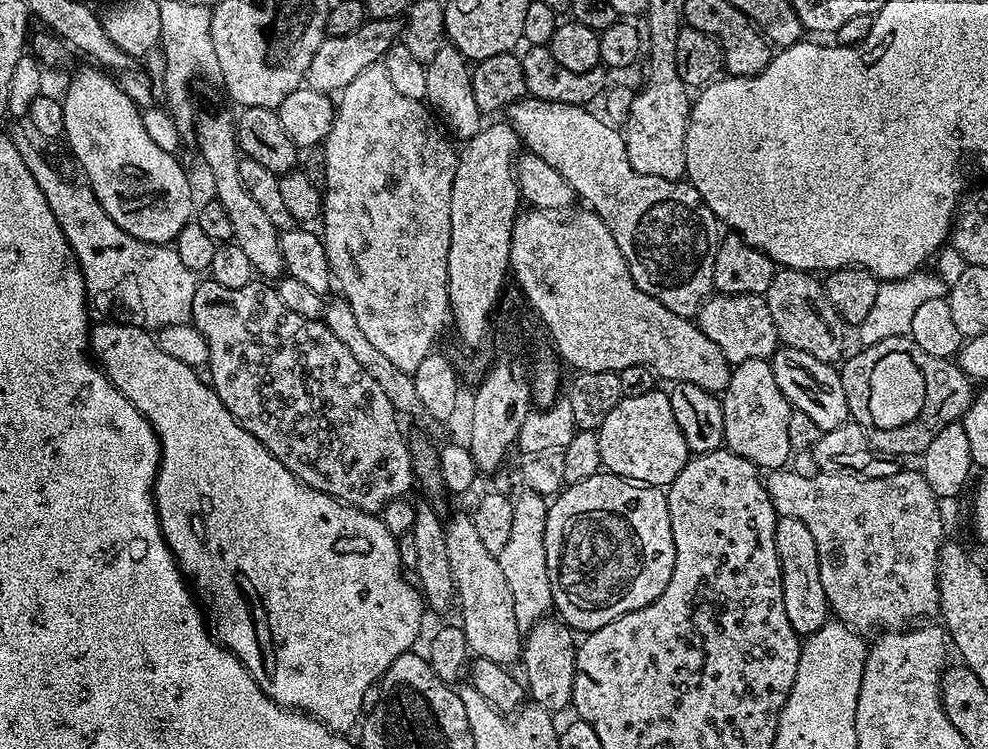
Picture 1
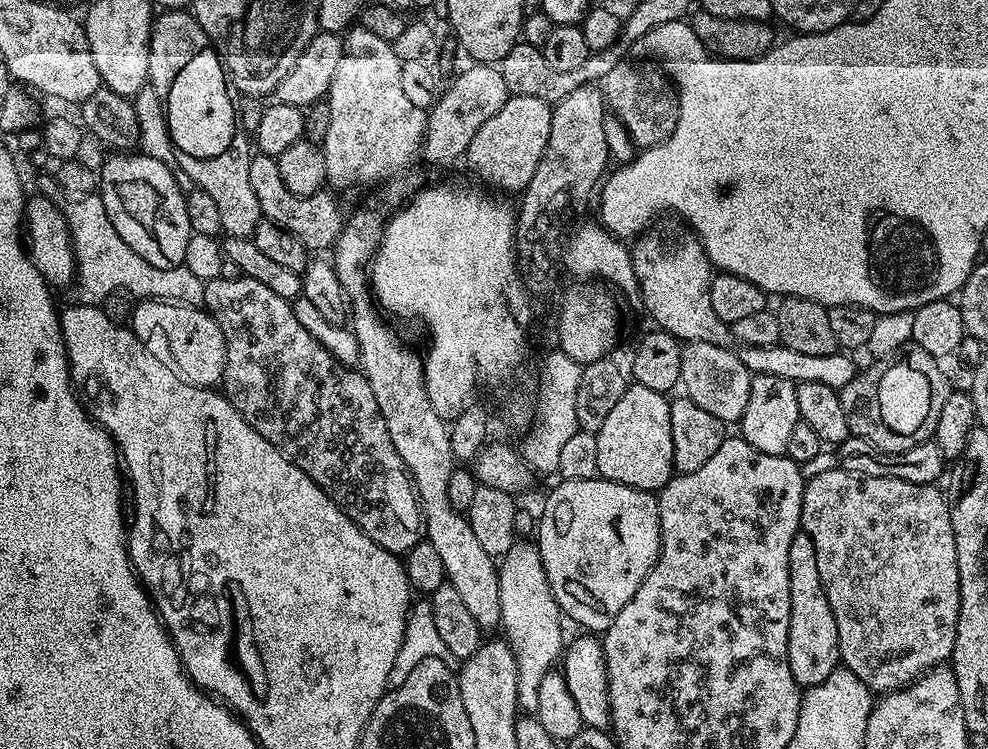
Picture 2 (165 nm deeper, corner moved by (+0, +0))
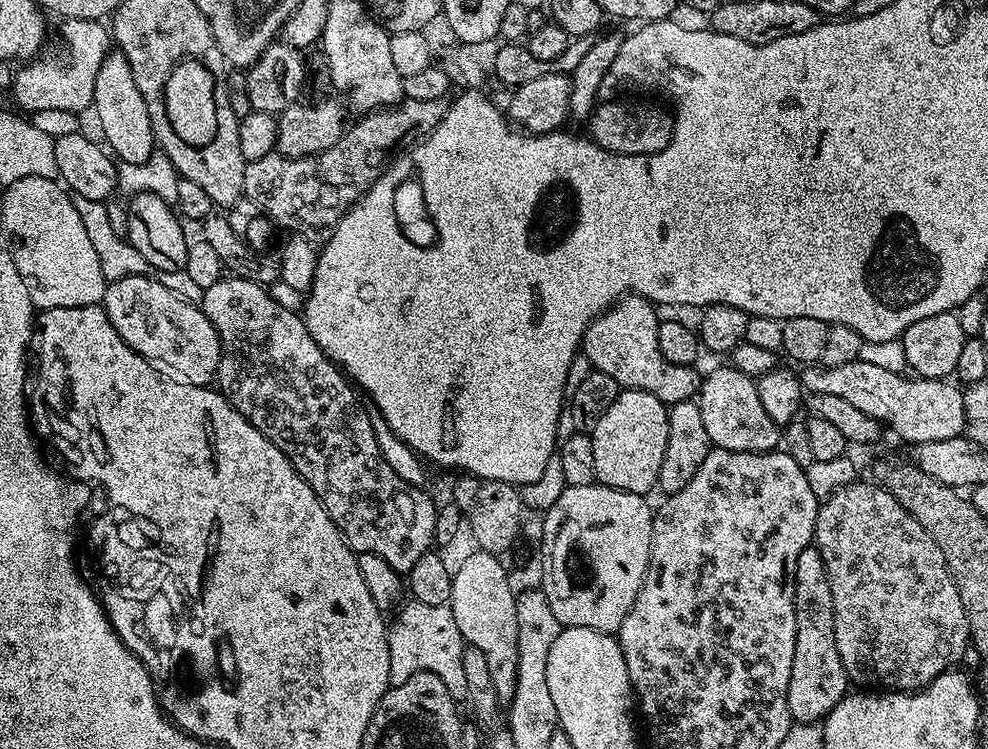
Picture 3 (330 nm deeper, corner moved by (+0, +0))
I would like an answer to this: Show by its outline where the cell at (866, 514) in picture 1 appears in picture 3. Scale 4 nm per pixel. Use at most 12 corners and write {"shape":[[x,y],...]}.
{"shape":[[875,482],[819,501],[849,681],[916,692],[969,651],[946,558]]}

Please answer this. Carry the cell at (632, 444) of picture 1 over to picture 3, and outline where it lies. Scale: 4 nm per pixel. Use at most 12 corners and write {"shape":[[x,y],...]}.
{"shape":[[623,389],[590,429],[597,481],[657,487],[668,408]]}

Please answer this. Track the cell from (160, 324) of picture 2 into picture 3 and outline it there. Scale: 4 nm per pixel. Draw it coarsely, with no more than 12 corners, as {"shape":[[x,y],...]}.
{"shape":[[148,276],[111,281],[102,307],[161,372],[216,380],[203,307]]}

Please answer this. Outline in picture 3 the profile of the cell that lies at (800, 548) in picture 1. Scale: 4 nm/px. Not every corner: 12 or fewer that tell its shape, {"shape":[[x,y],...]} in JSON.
{"shape":[[815,546],[794,566],[795,723],[823,721],[850,688],[834,598]]}

